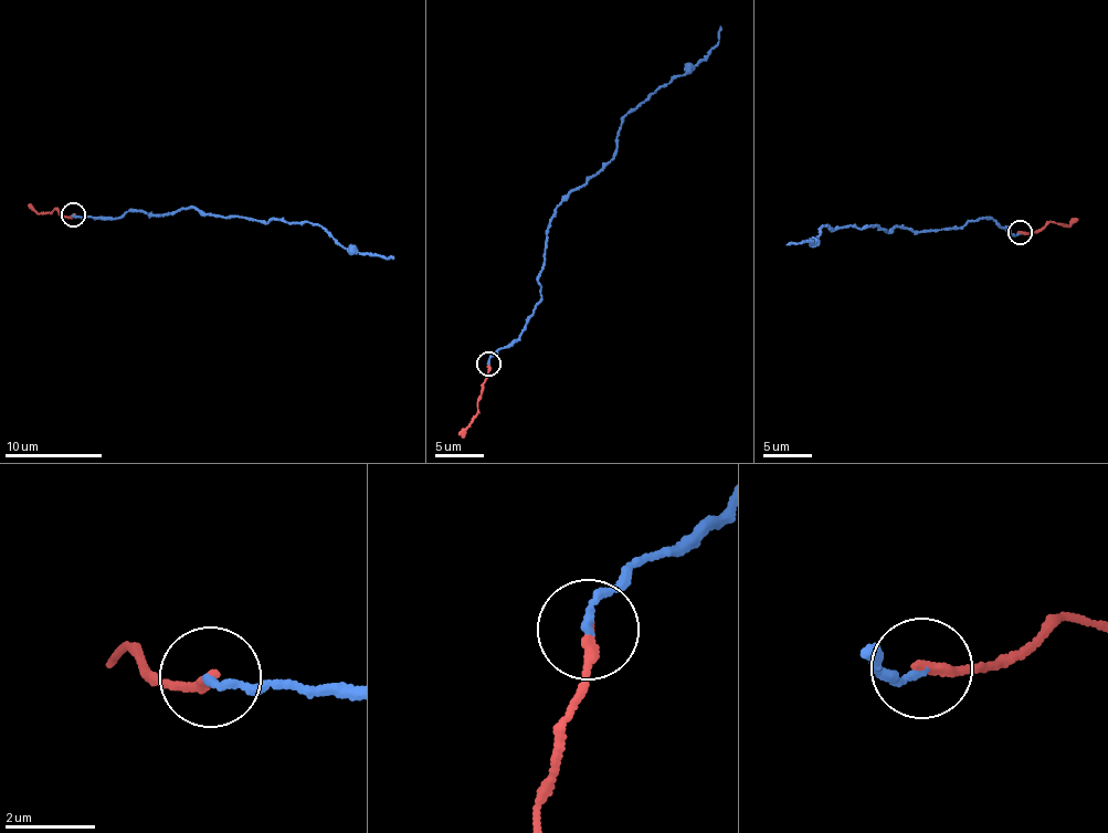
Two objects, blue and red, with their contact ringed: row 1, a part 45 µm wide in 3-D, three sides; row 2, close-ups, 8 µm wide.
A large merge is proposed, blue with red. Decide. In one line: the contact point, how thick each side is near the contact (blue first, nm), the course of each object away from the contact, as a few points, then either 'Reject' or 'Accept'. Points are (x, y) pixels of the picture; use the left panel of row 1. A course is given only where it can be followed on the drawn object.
Place: (73, 214). Thickness 170 nm (blue) against 240 nm. Course of blue: (73, 214), (149, 215), (192, 207), (260, 222), (308, 221), (360, 253), (394, 256). Course of red: (73, 214), (63, 218), (55, 209), (44, 214), (28, 203). Accept

